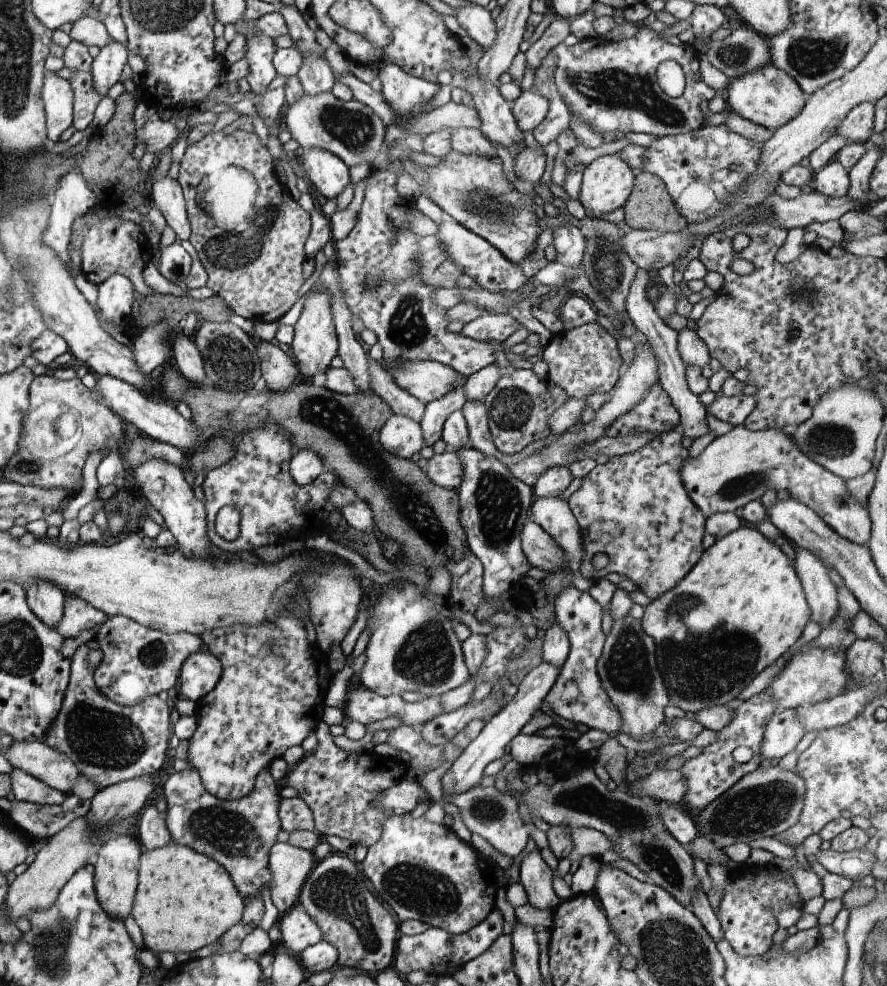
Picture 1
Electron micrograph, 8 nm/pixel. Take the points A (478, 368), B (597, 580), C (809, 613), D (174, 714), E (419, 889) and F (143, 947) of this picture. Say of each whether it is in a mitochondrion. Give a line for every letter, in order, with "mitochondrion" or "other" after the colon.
A: other
B: other
C: other
D: other
E: mitochondrion
F: other

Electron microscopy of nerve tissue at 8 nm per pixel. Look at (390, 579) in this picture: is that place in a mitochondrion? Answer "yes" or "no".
no

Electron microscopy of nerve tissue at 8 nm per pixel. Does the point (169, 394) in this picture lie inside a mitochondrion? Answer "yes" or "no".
no

